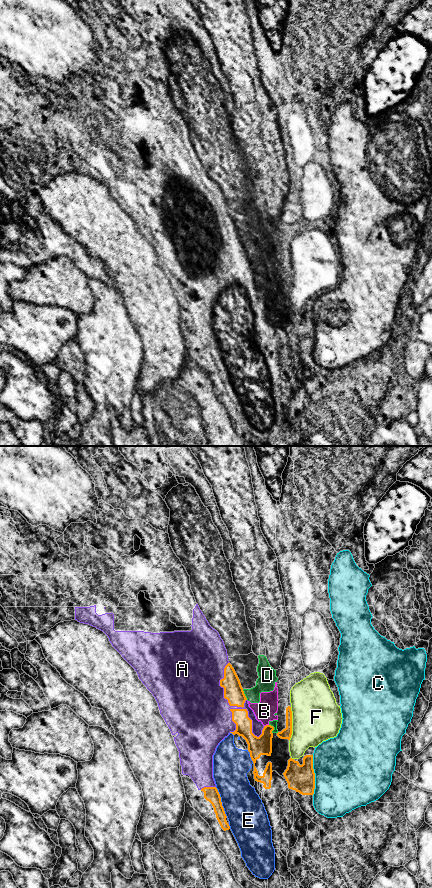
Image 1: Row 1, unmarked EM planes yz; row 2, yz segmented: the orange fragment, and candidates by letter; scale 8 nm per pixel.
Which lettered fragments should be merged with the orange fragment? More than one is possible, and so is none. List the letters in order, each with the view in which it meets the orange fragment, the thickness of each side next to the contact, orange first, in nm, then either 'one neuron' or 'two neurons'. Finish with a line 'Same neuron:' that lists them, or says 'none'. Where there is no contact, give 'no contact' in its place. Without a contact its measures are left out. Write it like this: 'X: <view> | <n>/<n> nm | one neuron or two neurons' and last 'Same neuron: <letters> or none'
A: yz | 130/460 nm | one neuron
B: yz | 160/160 nm | two neurons
C: yz | 220/500 nm | two neurons
D: yz | 160/140 nm | two neurons
E: yz | 120/320 nm | two neurons
F: yz | 90/400 nm | two neurons
Same neuron: A

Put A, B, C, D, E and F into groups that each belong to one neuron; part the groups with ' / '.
A / B / C / D / E / F

